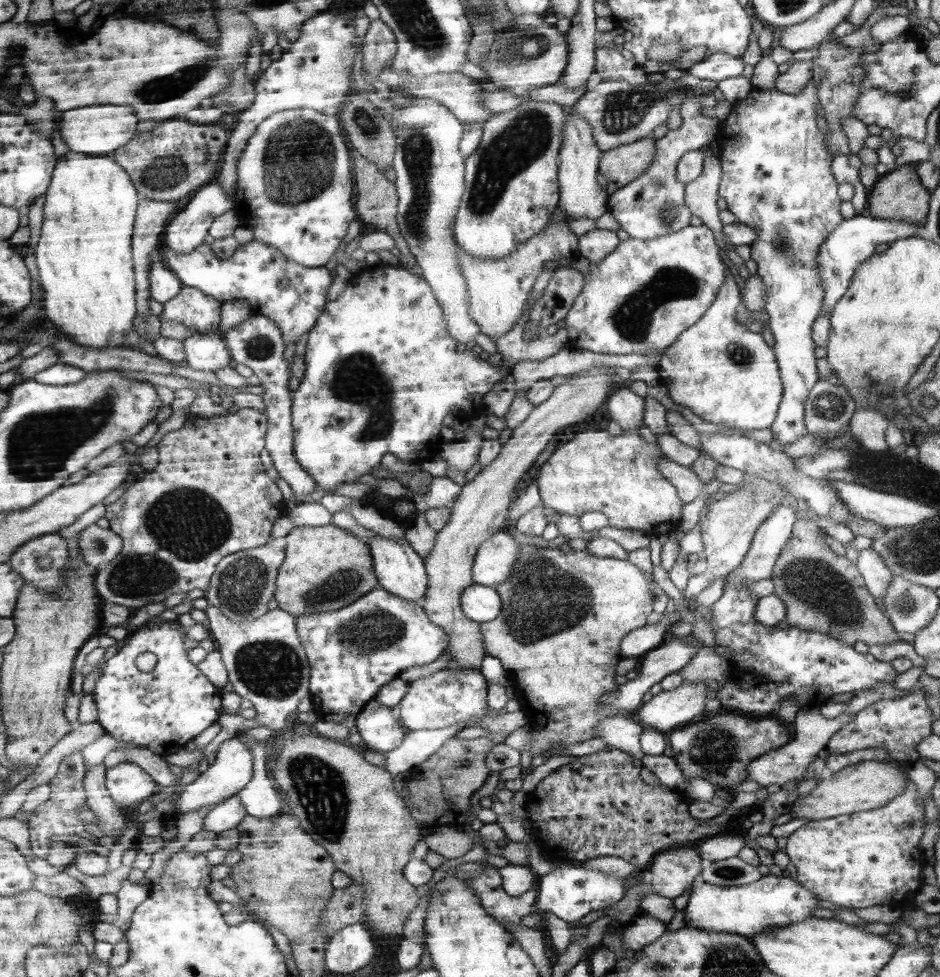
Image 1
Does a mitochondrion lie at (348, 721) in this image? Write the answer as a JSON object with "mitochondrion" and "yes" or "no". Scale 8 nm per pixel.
{"mitochondrion":"no"}

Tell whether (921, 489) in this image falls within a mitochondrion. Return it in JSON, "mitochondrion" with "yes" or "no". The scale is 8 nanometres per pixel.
{"mitochondrion":"no"}

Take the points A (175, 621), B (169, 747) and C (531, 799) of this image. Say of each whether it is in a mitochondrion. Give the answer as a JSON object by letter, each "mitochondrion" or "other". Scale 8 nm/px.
{"A":"other","B":"other","C":"other"}

